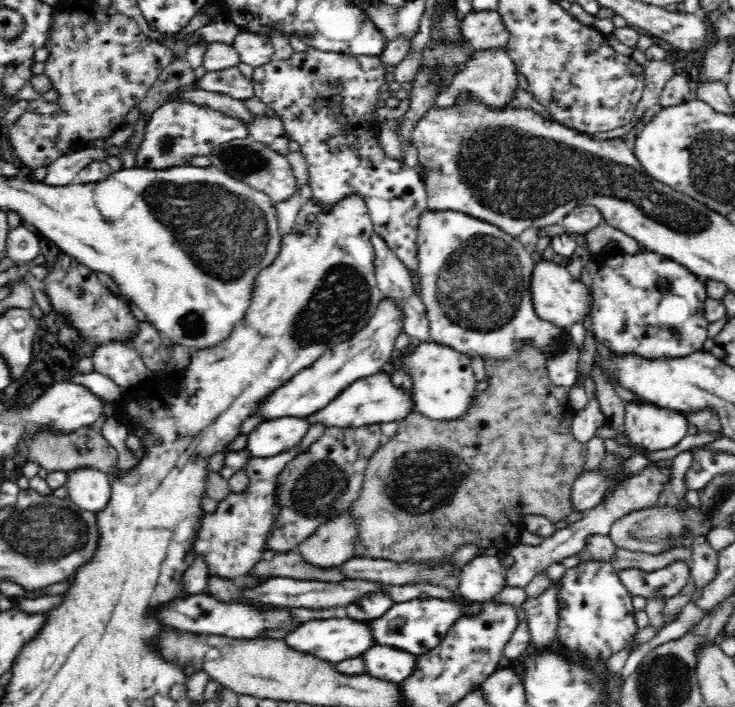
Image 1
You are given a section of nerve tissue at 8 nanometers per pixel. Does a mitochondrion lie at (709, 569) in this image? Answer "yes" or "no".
no

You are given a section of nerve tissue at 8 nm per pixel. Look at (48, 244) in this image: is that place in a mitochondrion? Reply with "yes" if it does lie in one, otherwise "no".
no

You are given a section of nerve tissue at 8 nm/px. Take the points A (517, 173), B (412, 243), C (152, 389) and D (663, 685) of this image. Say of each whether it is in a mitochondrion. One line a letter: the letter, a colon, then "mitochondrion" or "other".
A: mitochondrion
B: other
C: other
D: mitochondrion

